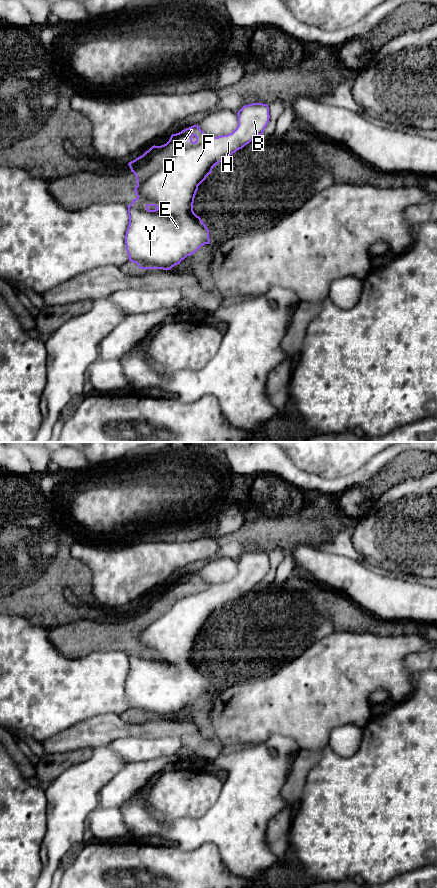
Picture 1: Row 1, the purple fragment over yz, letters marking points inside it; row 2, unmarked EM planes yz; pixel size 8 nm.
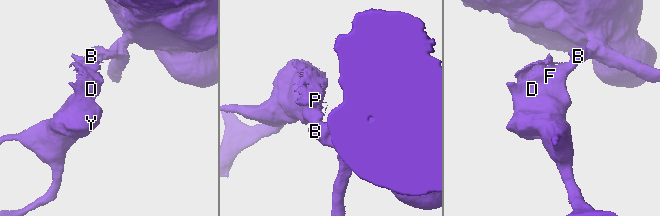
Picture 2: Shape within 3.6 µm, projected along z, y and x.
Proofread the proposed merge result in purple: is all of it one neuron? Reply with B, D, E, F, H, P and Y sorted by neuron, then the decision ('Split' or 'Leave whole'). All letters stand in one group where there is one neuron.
Groups: B D E F H Y / P. Split

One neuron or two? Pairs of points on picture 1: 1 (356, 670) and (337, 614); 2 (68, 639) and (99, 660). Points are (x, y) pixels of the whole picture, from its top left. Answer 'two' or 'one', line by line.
1: two
2: two

